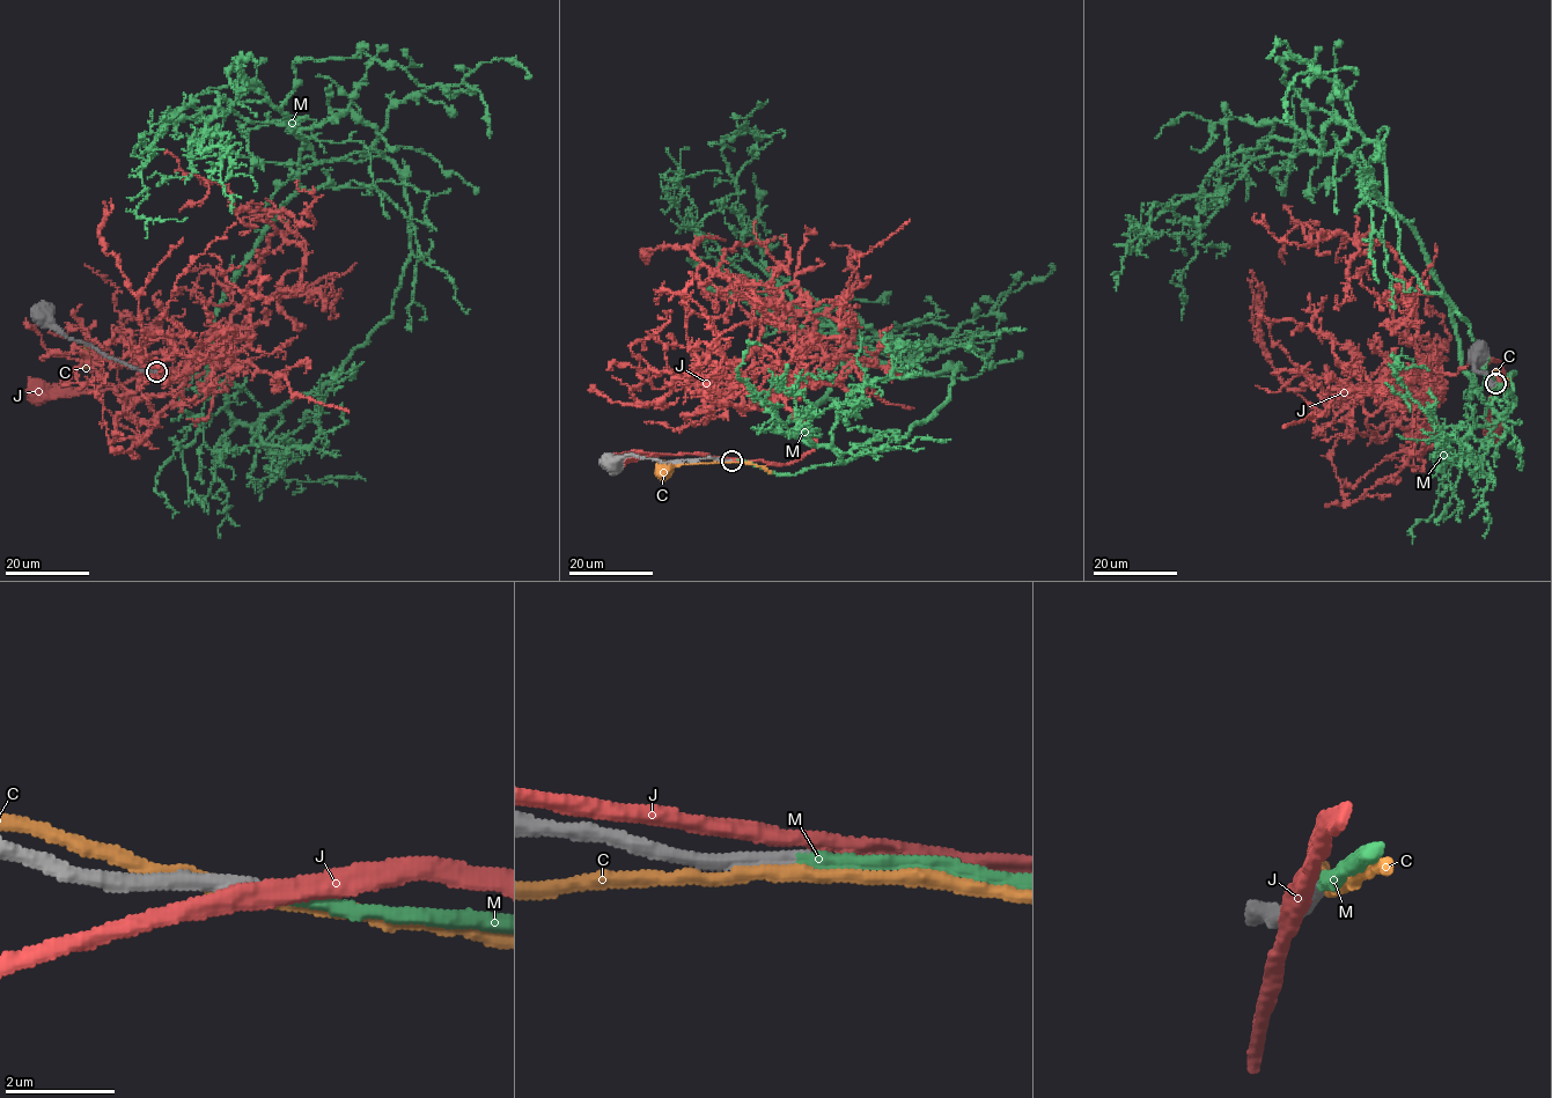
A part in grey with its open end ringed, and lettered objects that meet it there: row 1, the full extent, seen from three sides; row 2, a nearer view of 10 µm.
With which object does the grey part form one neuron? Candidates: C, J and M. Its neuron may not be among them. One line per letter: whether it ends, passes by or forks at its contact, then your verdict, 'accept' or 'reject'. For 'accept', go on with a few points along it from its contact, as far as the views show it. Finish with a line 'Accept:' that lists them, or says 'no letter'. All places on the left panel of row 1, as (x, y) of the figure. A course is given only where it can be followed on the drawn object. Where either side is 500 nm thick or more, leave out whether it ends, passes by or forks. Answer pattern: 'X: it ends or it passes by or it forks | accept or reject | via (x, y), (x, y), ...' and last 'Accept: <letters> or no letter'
C: it passes by | reject
J: it passes by | reject
M: it ends | accept | via (155, 371), (260, 420), (208, 361), (296, 190), (306, 138), (267, 102), (217, 100), (197, 146), (232, 213)
Accept: M

